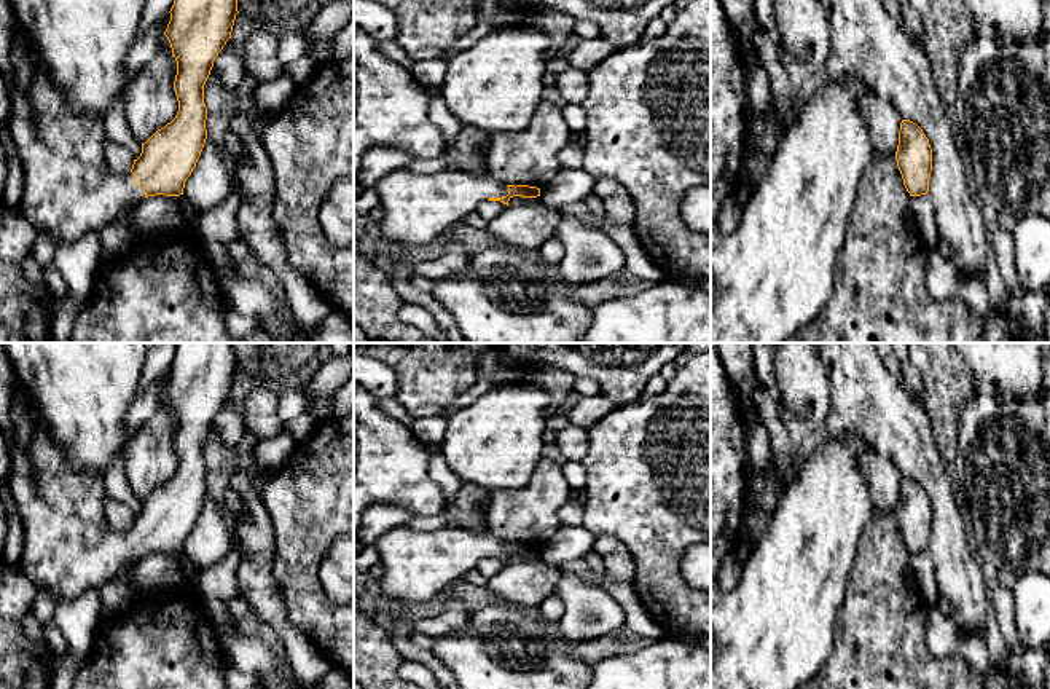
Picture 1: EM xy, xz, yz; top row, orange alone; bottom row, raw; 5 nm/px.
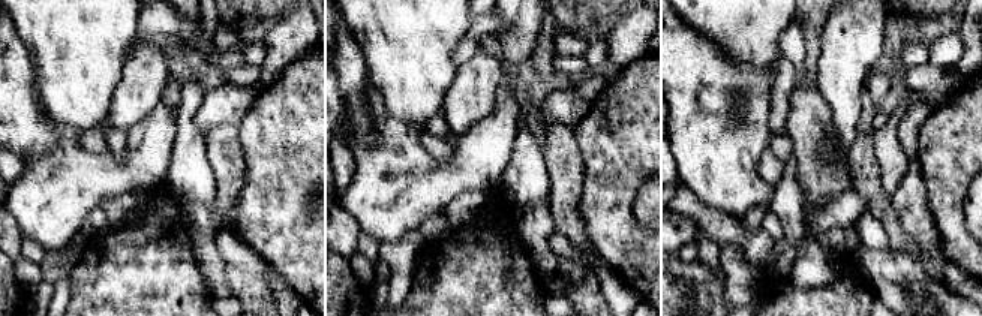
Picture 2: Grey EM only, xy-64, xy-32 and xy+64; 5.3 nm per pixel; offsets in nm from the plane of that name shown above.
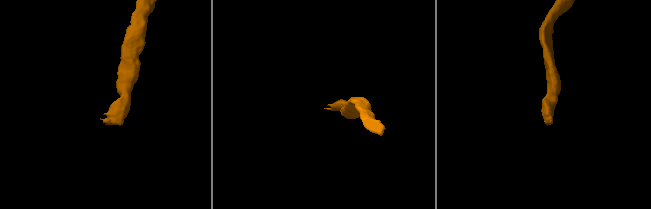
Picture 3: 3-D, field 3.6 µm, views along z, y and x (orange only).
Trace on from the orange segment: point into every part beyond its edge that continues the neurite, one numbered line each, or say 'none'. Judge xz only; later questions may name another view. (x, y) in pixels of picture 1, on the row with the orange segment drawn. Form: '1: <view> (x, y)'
1: xz (418, 208)

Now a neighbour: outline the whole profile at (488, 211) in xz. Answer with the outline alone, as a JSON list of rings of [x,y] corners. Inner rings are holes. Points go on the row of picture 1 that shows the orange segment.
[[[481,201],[476,207],[475,212],[486,222],[489,223],[491,220],[494,220],[503,209],[507,204],[500,203],[500,201]]]

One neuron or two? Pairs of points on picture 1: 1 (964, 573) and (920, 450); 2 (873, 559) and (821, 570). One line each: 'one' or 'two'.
1: one
2: two

